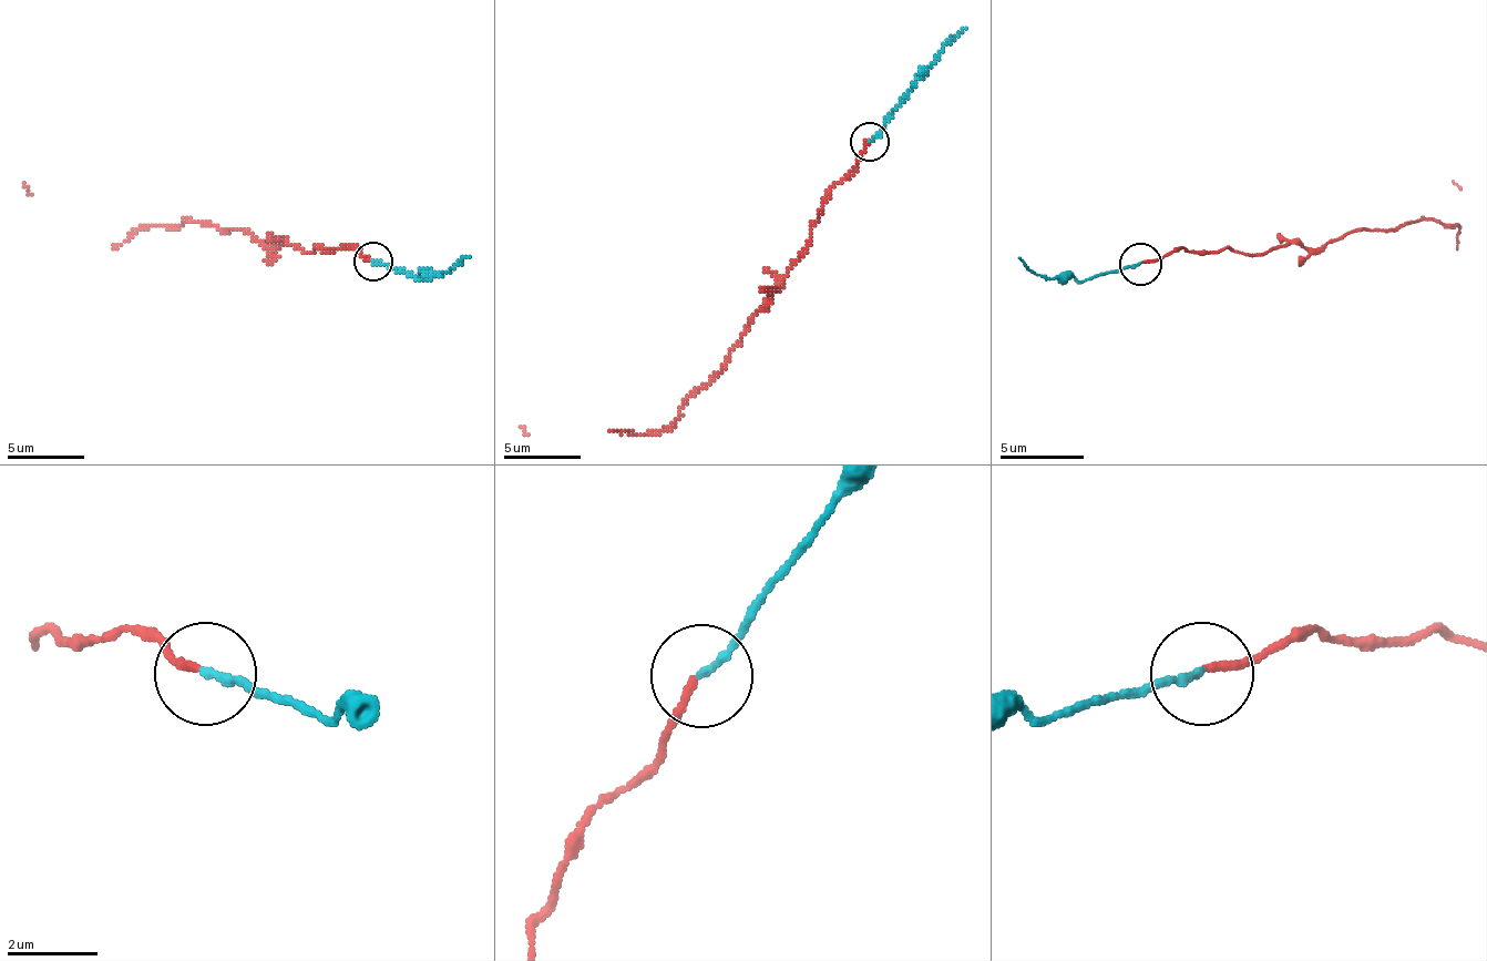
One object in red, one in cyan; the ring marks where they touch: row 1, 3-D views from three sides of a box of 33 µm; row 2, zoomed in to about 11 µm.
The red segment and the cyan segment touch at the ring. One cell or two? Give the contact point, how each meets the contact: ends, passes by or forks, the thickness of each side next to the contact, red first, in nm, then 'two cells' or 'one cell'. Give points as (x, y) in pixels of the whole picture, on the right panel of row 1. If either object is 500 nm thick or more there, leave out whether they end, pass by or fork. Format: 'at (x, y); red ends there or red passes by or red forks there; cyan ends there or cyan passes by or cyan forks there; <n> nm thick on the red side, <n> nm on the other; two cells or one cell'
at (1140, 264); red ends there; cyan ends there; 160 nm thick on the red side, 170 nm on the other; two cells

